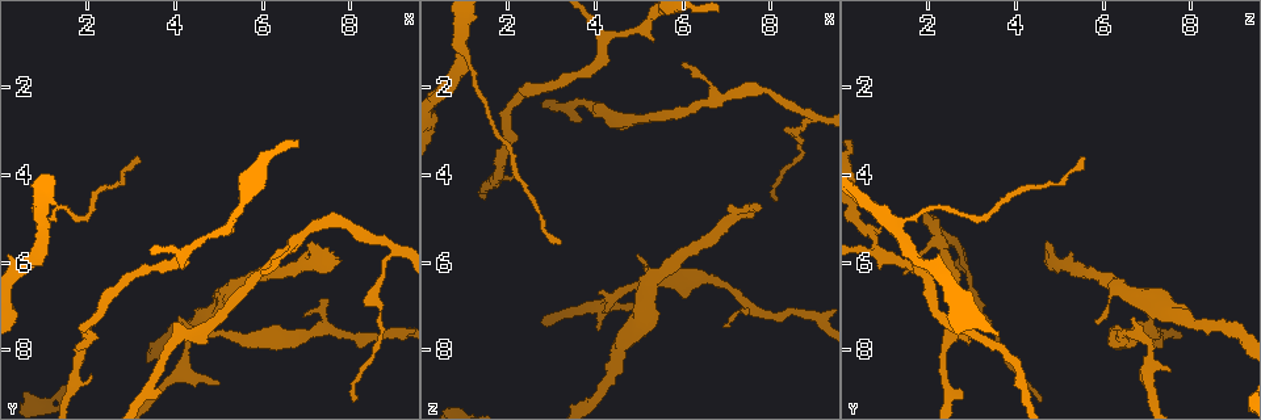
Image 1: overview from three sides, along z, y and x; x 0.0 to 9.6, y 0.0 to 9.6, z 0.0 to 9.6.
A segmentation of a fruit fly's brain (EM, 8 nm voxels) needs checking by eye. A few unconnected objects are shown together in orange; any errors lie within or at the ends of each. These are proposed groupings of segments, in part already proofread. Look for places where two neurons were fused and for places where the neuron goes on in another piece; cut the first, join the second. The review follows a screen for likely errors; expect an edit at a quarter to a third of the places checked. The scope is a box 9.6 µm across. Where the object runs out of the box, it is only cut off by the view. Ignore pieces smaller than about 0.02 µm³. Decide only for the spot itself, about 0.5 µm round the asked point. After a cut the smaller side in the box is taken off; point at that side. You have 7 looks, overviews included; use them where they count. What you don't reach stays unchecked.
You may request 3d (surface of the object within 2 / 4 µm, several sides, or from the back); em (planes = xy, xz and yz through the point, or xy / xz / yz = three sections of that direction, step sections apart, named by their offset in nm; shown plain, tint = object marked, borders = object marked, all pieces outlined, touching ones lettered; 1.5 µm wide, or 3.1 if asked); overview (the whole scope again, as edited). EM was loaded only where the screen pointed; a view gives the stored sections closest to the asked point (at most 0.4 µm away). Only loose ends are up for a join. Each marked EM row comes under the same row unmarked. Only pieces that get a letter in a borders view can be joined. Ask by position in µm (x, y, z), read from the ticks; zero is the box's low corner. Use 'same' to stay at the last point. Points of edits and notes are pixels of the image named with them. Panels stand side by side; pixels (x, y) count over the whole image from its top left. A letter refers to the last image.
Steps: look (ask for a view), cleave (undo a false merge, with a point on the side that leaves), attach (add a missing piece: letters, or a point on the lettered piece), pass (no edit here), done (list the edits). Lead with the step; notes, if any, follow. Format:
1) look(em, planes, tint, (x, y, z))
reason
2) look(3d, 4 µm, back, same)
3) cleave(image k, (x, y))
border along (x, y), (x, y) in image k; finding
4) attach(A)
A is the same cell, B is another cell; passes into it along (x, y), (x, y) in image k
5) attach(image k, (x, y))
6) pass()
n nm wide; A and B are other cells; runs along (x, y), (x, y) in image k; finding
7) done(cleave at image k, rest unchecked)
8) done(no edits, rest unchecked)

look(3d, 2 µm, (7.80, 5.95, 4.65))
free end

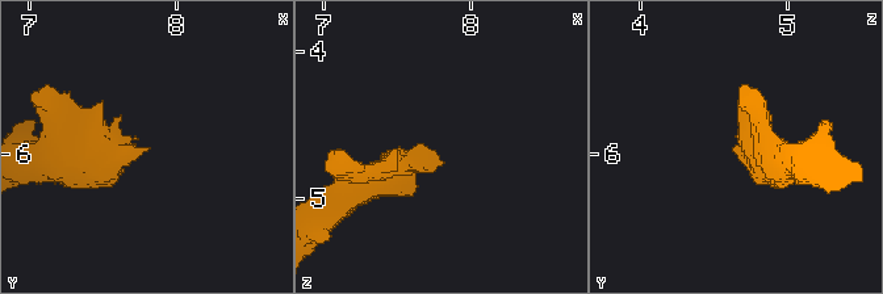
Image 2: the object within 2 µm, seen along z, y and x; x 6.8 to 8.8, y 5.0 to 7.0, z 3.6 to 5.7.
look(em, xz, step 8, borders, (7.76, 5.98, 4.70))

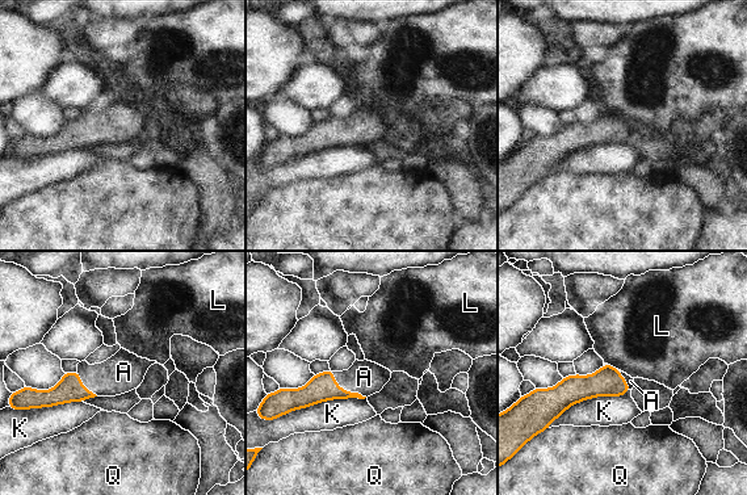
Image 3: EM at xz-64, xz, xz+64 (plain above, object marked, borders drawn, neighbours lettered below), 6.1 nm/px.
look(em, yz, step 8, borders, same)

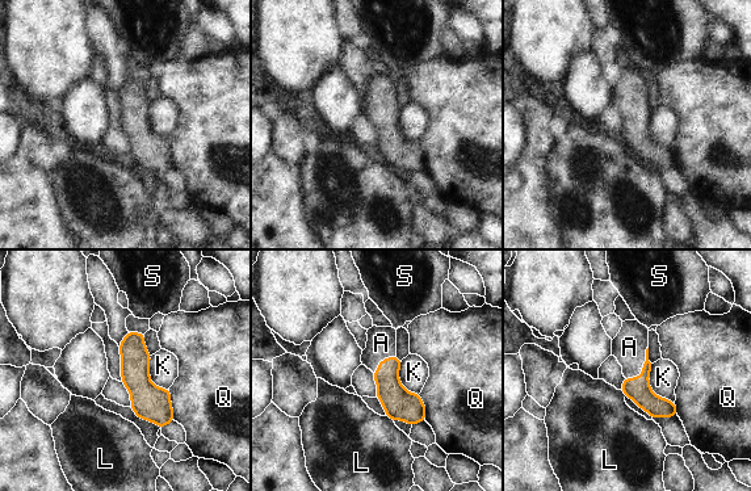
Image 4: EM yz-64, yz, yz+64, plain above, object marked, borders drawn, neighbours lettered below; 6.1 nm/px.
attach(A)
A is the same cell, K, L, Q and S are other cells; passes into it along (637, 389), (643, 369), (629, 347) in image 4; the neuron continues

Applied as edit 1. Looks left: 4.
look(em, planes, tint, (1.05, 5.15, 1.25))
sharp bend

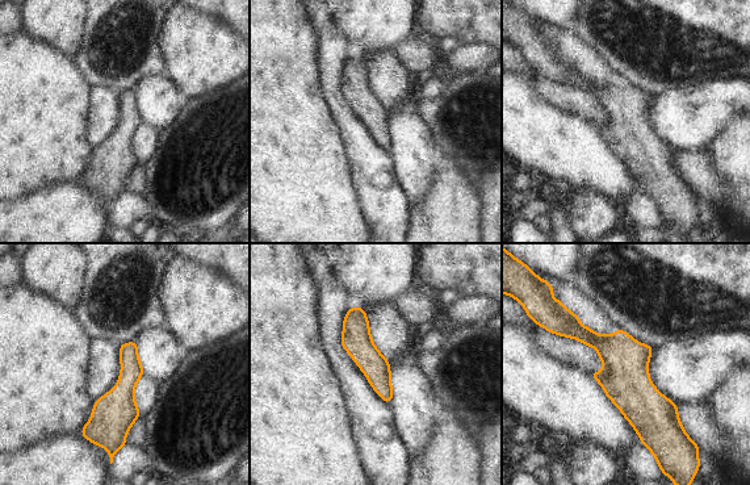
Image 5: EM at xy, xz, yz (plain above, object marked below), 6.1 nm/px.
look(em, planes, borders, same)

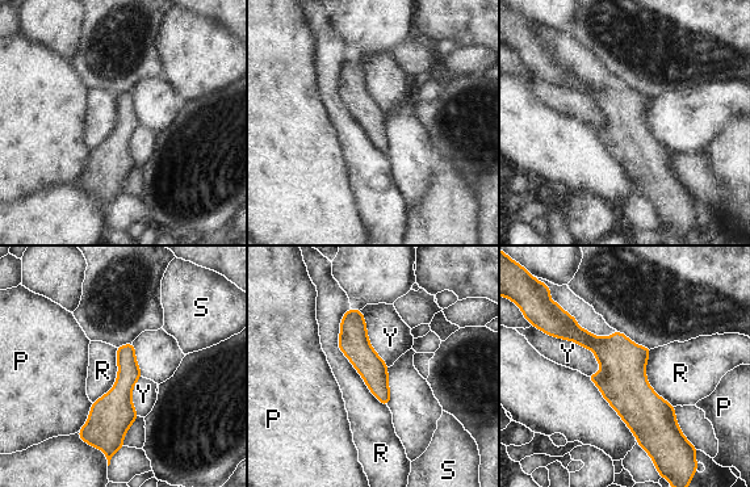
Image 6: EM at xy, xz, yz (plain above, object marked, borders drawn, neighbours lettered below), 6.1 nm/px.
pass()
140 nm wide; P, R, S and Y are other cells; one neuron here

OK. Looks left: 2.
done(attach at image 4, rest unchecked)

